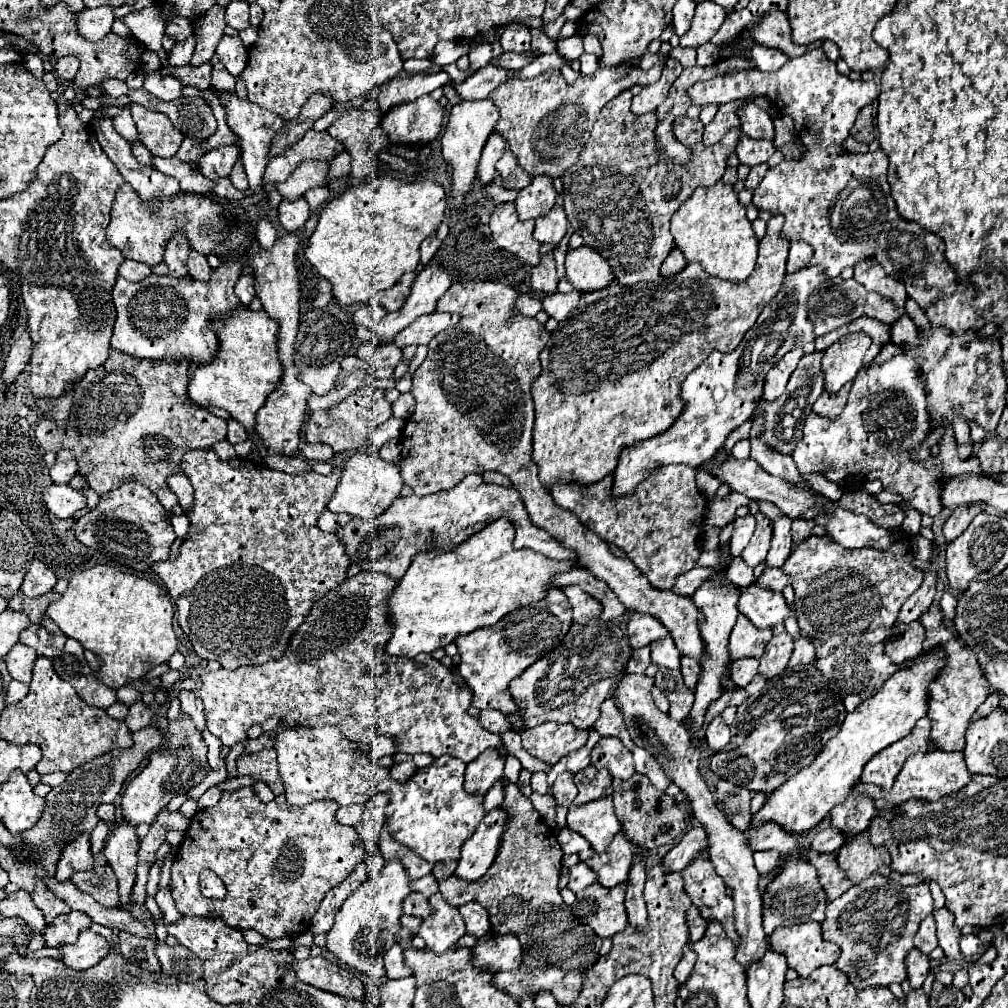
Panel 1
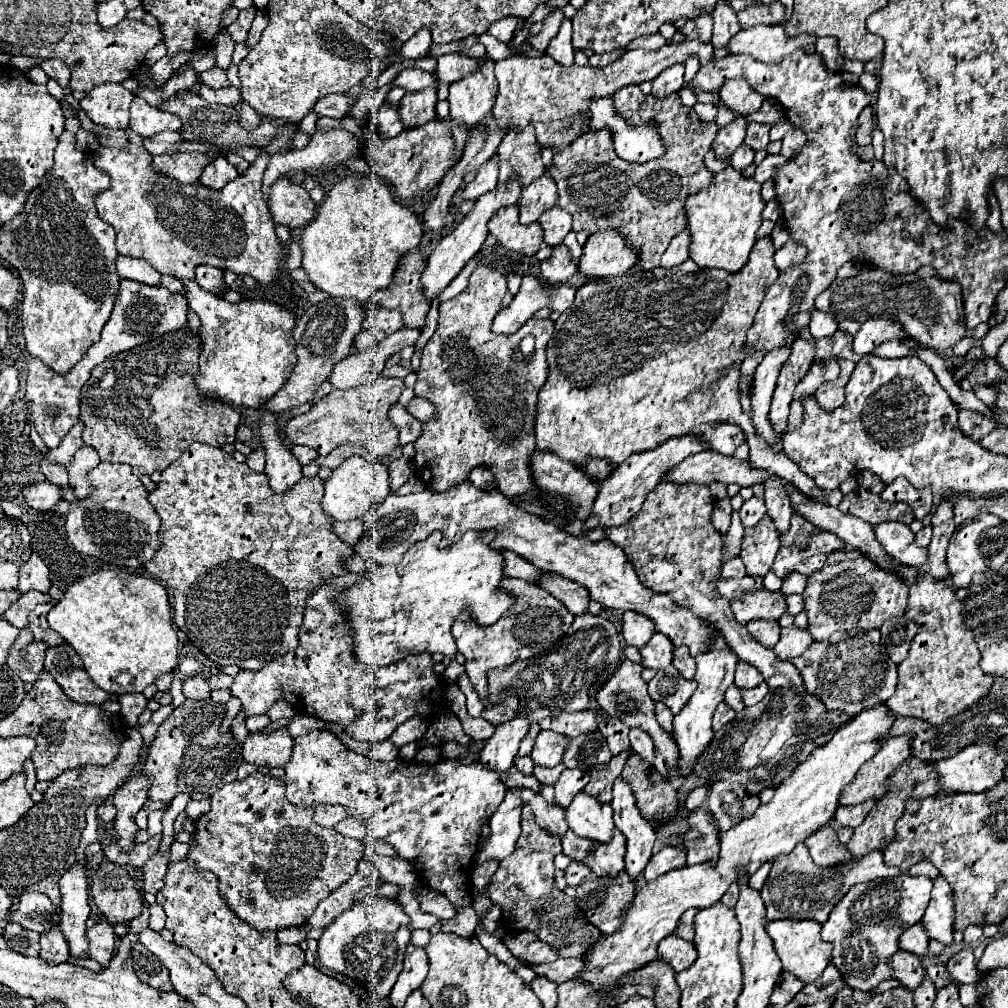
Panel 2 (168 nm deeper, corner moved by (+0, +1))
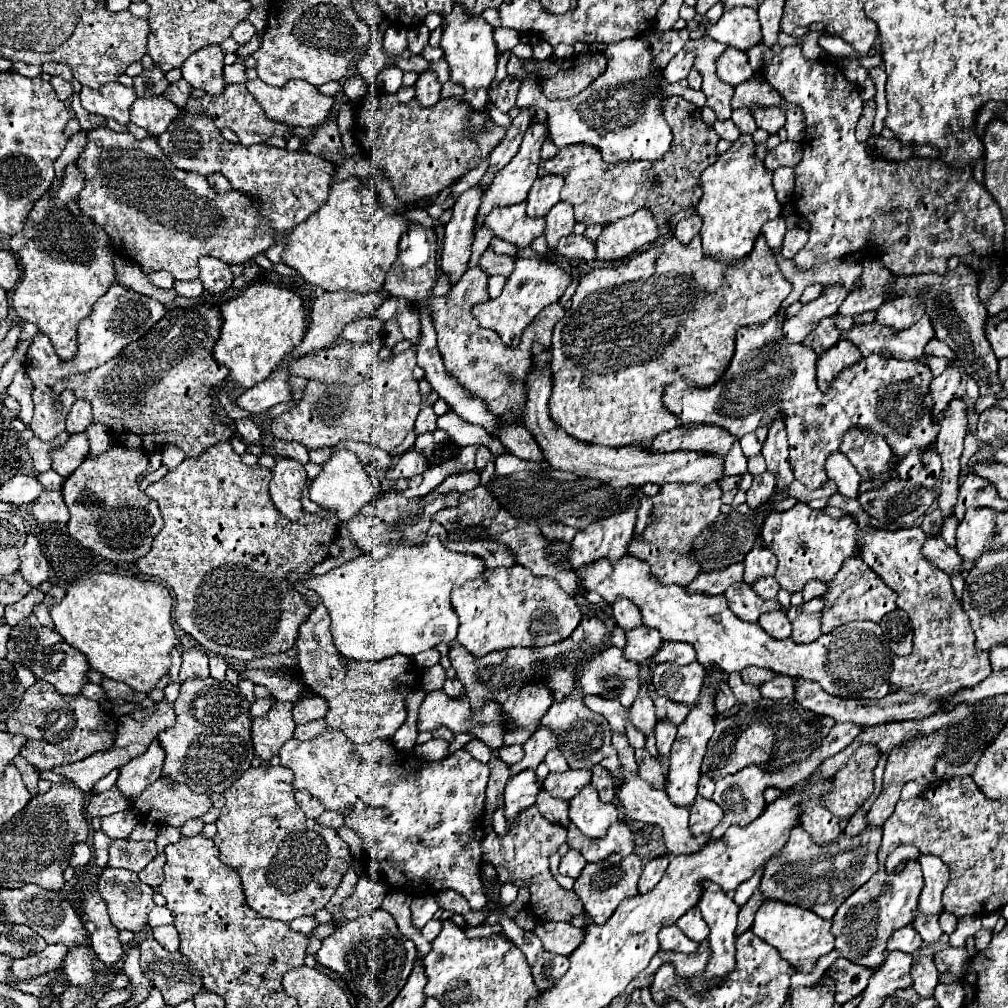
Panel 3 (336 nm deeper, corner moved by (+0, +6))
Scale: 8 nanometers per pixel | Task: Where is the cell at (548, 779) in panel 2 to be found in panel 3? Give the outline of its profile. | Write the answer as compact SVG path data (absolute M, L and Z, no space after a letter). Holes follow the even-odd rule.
M552 749L552 751L548 751L548 753L544 755L544 763L548 765L550 773L562 773L562 771L566 771L566 769L568 769L568 765L566 765L566 759L562 757L562 753L560 753L558 749Z

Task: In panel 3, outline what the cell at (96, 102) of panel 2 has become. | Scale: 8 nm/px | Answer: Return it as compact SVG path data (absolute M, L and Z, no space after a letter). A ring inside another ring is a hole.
M108 83L100 89L82 87L80 101L86 111L126 125L130 105L136 101L136 91L122 83Z

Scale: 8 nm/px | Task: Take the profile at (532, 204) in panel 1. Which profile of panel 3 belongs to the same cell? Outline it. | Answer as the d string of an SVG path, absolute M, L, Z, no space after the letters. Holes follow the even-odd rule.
M546 175L538 177L528 193L526 199L526 215L528 217L544 217L550 207L554 207L560 201L560 189L564 185L562 175Z

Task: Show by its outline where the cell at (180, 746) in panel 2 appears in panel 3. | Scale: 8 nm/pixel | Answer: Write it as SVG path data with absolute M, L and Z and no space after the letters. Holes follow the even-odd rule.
M206 677L184 681L174 709L174 727L158 735L158 743L166 753L162 777L166 777L170 783L190 785L194 793L208 795L226 791L254 759L248 719L250 703L232 683L220 683L212 677Z

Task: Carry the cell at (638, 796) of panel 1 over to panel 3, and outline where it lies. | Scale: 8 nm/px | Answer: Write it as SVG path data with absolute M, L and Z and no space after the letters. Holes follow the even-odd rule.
M636 749L636 763L640 767L640 775L642 779L650 781L650 785L654 785L656 789L666 789L666 775L664 775L664 769L662 769L662 763L652 757L646 749Z

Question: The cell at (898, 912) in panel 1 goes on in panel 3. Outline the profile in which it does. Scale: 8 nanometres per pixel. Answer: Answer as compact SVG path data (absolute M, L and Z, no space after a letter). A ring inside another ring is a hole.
M916 859L906 861L900 873L878 871L874 877L870 877L868 883L858 887L858 891L854 891L854 895L850 895L850 899L846 899L842 907L838 907L832 919L832 935L836 937L836 951L842 957L850 959L852 963L870 967L872 971L880 969L880 965L884 963L888 937L896 929L914 921L922 887L924 887L922 869Z

